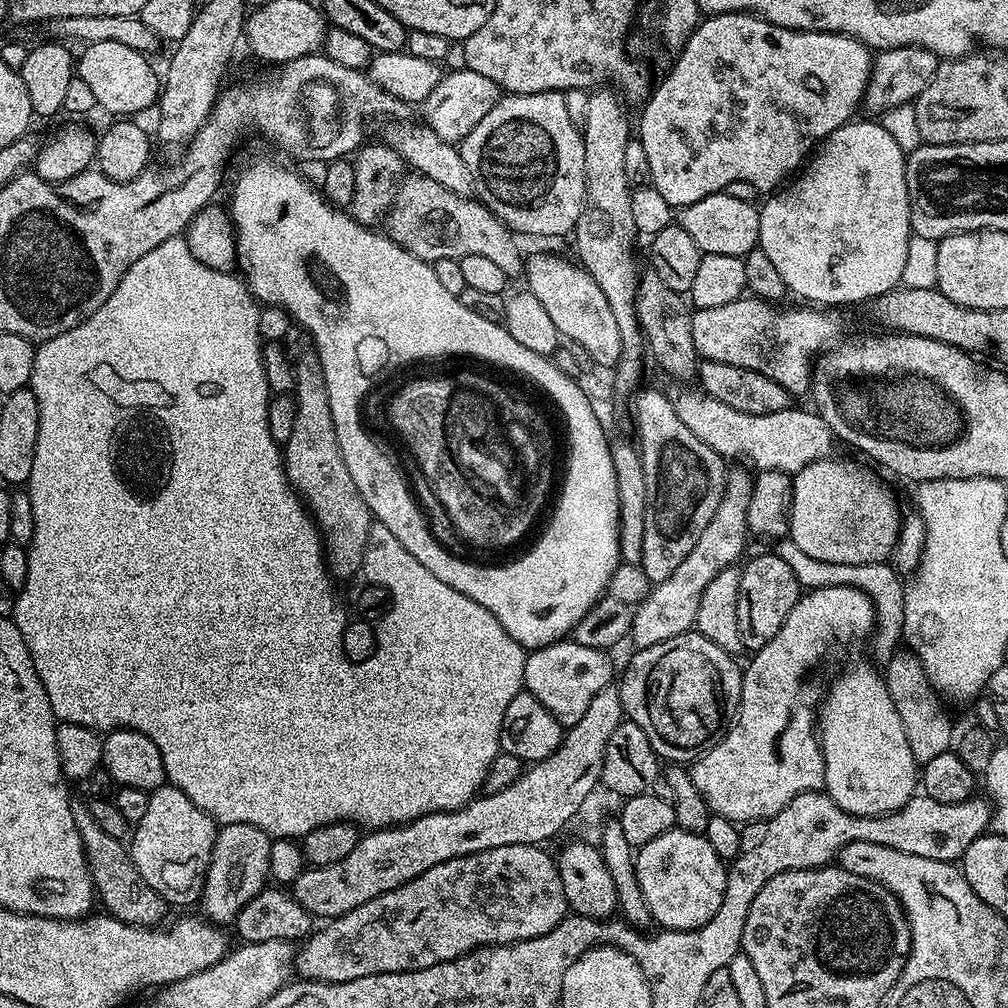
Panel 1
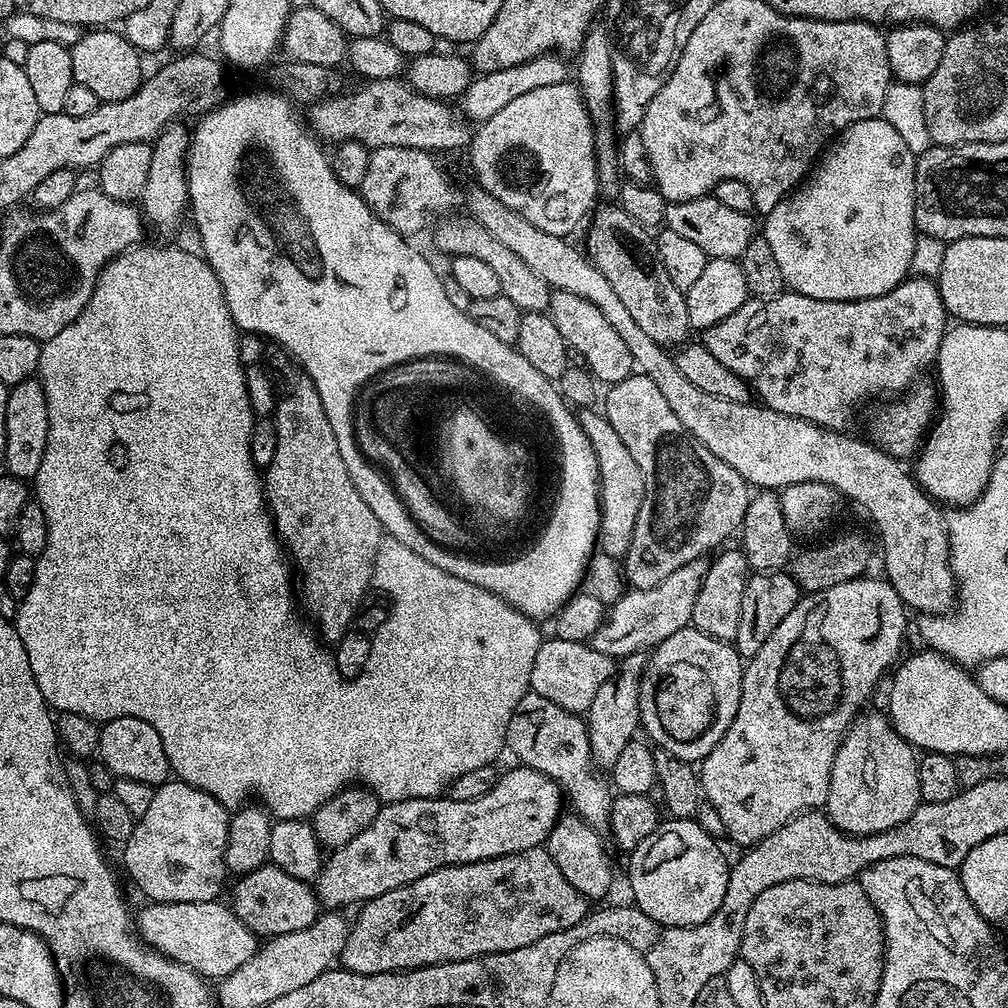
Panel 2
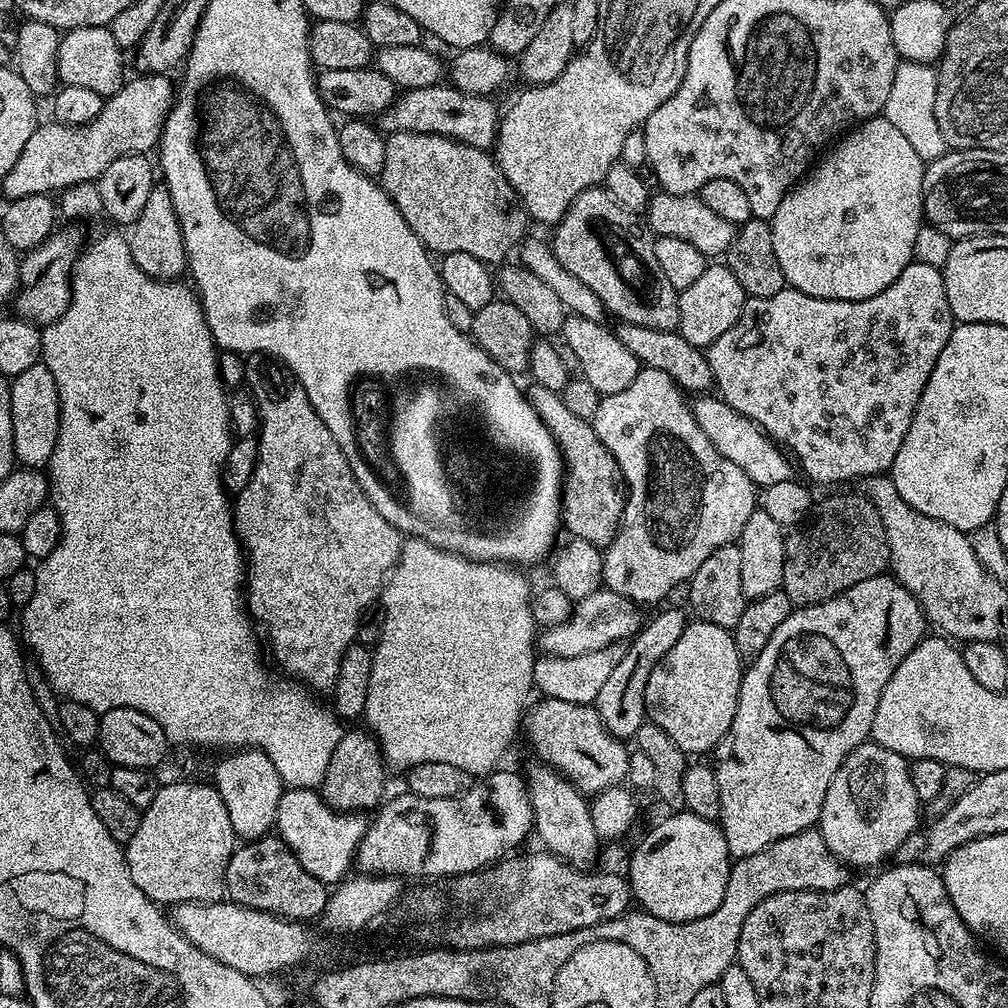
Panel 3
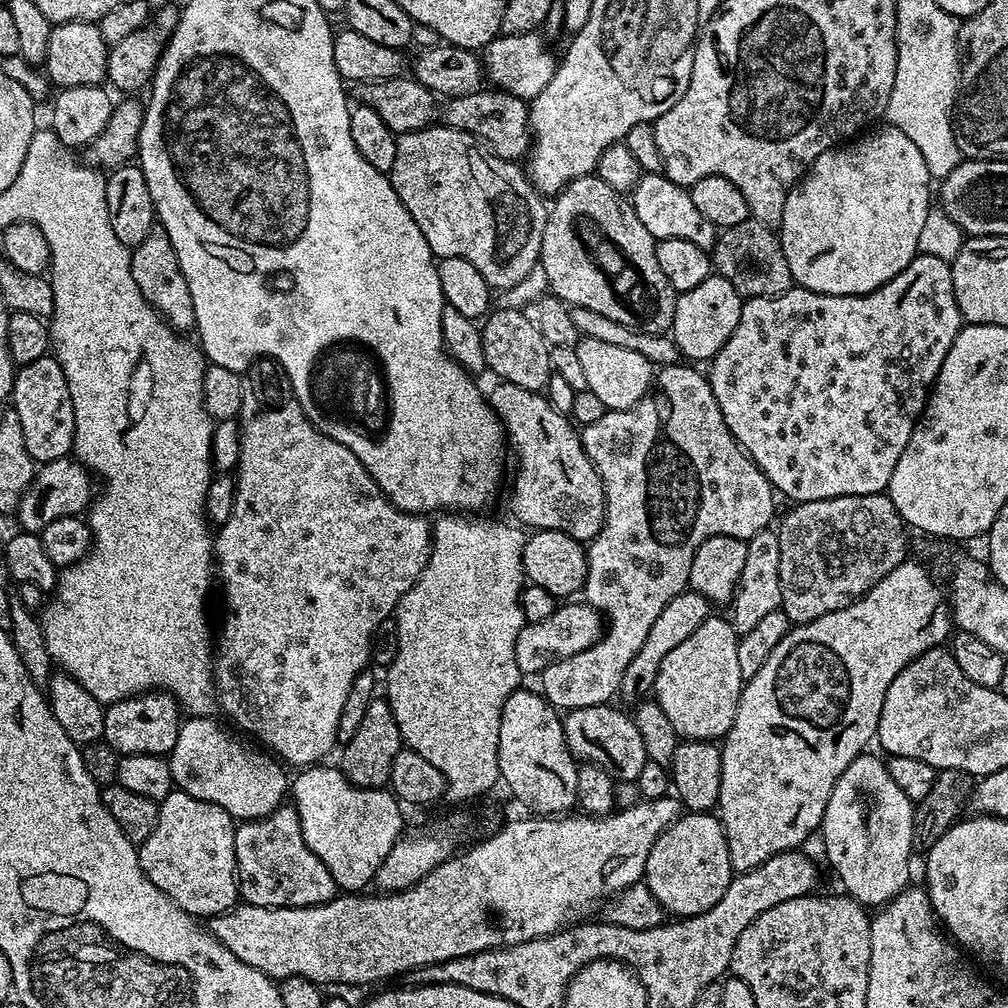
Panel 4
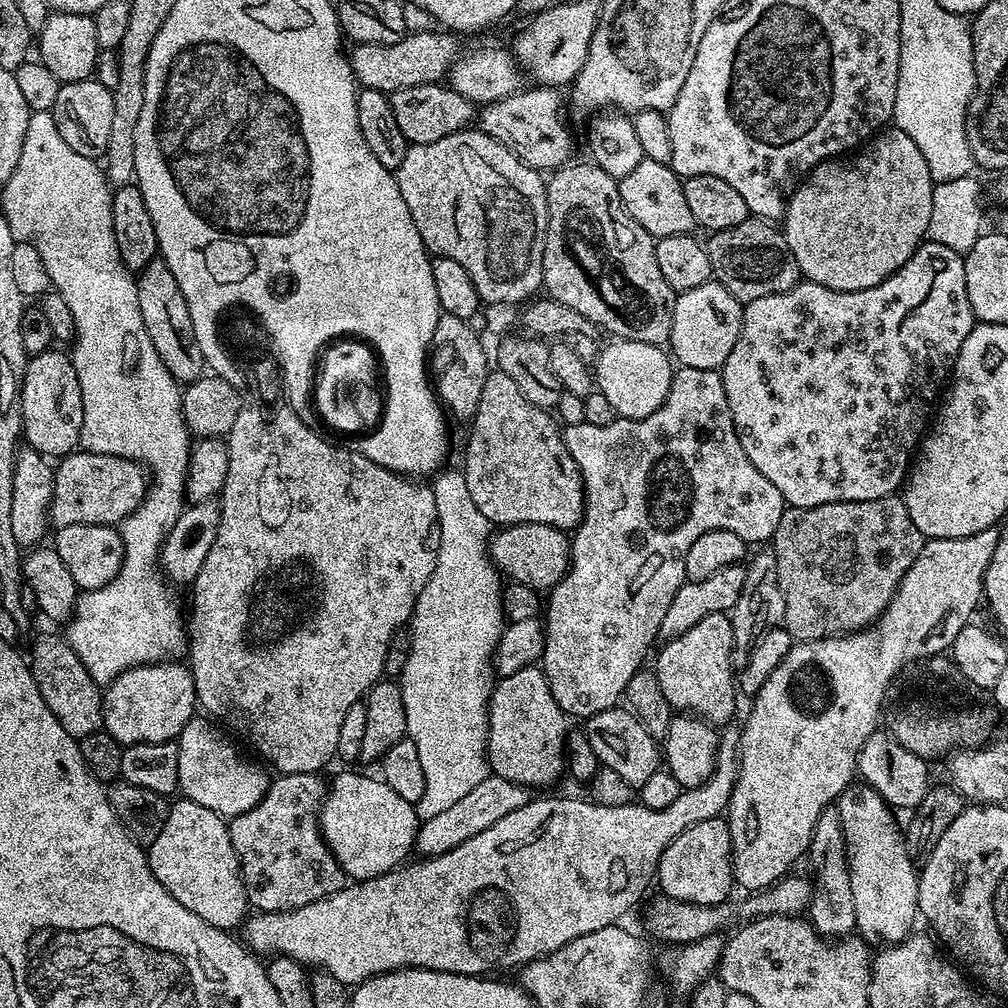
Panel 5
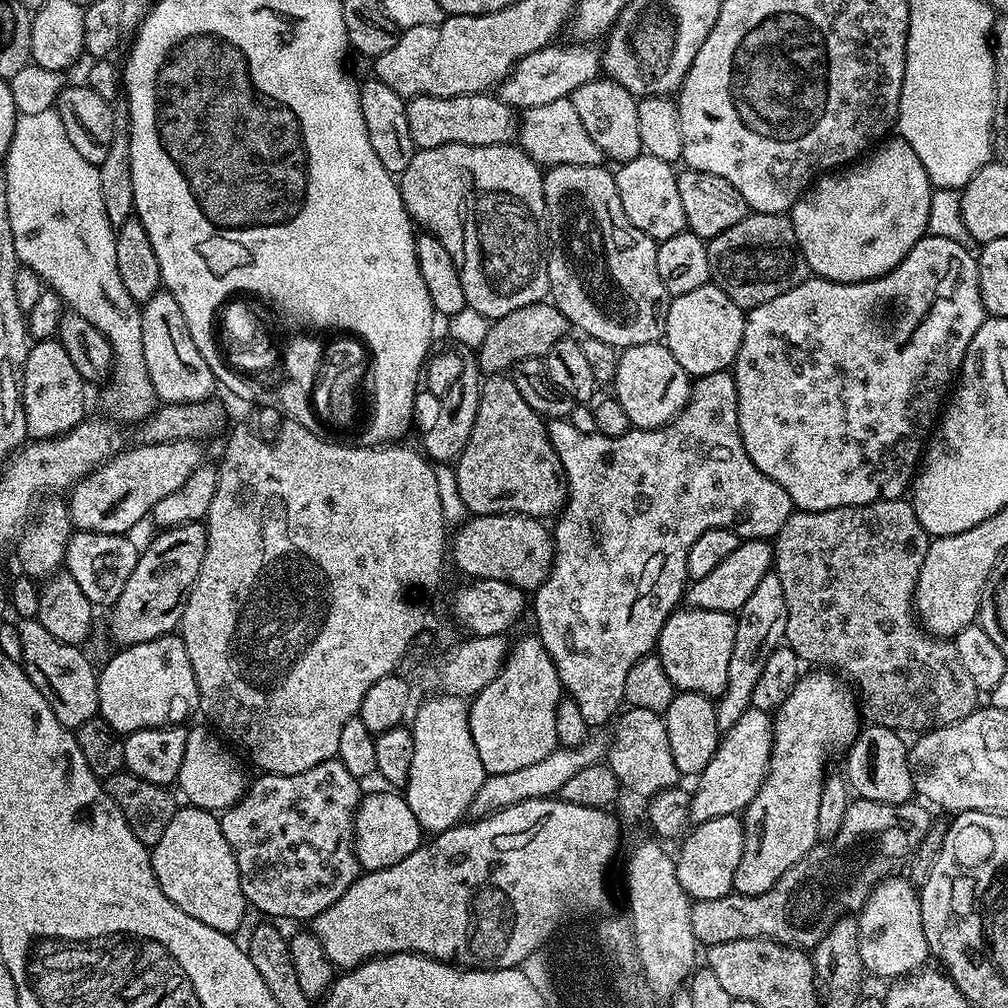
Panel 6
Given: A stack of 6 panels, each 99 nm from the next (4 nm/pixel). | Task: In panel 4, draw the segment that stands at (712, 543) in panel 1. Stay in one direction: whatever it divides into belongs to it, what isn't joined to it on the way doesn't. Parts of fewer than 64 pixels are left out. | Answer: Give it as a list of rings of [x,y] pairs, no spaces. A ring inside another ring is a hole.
[[[576,602],[561,603],[554,608],[548,618],[540,622],[525,623],[524,629],[518,634],[518,642],[514,642],[514,662],[518,662],[518,670],[525,677],[535,677],[544,672],[546,666],[550,666],[555,660],[582,654],[582,650],[600,641],[606,628],[600,613],[587,602],[572,603]]]

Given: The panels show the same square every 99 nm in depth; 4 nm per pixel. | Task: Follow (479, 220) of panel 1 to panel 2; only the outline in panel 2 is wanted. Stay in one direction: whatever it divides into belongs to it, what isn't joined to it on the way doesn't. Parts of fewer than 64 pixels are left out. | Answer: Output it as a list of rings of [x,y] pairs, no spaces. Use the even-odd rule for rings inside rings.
[[[452,218],[441,219],[435,225],[435,228],[437,227],[436,244],[445,252],[445,257],[469,256],[486,262],[494,270],[495,276],[498,277],[500,295],[508,296],[510,302],[514,302],[514,306],[520,308],[521,313],[547,313],[552,292],[548,284],[542,282],[542,278],[538,278],[538,274],[534,274],[534,270],[530,270],[530,266],[526,266],[526,262],[522,262],[522,258],[518,258],[518,254],[514,254],[502,242],[498,242],[498,238],[494,238],[494,234],[490,234],[490,230],[486,230],[477,220],[471,218],[448,219]]]

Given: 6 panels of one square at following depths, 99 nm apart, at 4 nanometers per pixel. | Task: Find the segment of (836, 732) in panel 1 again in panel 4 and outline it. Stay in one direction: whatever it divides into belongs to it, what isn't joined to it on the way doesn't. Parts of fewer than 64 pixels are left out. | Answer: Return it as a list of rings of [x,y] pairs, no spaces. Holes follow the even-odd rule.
[[[861,754],[842,770],[842,778],[834,782],[834,790],[826,802],[824,817],[818,829],[824,835],[824,856],[830,867],[836,870],[836,876],[847,895],[853,896],[859,904],[865,906],[883,906],[905,888],[909,887],[908,863],[912,860],[912,844],[914,845],[914,802],[902,794],[894,778],[890,778],[890,770],[883,759]]]

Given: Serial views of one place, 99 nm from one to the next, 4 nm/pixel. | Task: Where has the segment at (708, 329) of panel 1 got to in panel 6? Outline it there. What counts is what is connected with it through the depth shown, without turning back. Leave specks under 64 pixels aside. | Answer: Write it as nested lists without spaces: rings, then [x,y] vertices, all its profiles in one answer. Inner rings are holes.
[[[928,234],[917,242],[906,258],[902,258],[898,267],[884,276],[857,284],[809,278],[794,286],[794,290],[786,290],[786,294],[778,294],[778,298],[762,302],[762,306],[747,309],[742,346],[736,355],[736,363],[730,369],[738,390],[738,426],[742,434],[742,446],[746,446],[750,462],[754,462],[754,466],[758,466],[766,478],[778,482],[778,486],[790,494],[793,505],[799,511],[821,512],[842,506],[869,504],[875,500],[898,500],[909,491],[914,473],[921,463],[926,441],[949,395],[950,385],[957,379],[974,334],[978,334],[986,319],[978,282],[978,260],[968,247],[967,243]]]

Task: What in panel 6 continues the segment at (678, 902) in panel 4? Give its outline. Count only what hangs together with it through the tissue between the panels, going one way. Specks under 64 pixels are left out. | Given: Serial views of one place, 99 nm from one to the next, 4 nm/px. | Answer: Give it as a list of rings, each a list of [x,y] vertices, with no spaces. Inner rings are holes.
[[[739,815],[710,818],[710,822],[695,825],[683,837],[680,846],[680,853],[674,856],[676,873],[688,897],[693,901],[709,900],[733,891],[734,870],[738,870],[738,862],[742,862],[744,849],[744,821]]]

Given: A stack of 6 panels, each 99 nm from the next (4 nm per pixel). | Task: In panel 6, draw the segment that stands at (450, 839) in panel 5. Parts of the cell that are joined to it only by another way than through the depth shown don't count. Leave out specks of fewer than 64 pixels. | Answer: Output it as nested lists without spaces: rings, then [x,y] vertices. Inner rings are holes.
[[[590,738],[577,748],[557,746],[550,754],[546,754],[546,758],[542,758],[542,762],[534,762],[534,766],[522,766],[522,770],[510,770],[510,774],[485,775],[478,794],[474,794],[474,802],[470,802],[467,815],[472,818],[490,816],[494,812],[501,812],[504,808],[527,800],[547,800],[555,797],[562,792],[563,786],[570,778],[591,764],[601,763],[605,756],[605,741]]]

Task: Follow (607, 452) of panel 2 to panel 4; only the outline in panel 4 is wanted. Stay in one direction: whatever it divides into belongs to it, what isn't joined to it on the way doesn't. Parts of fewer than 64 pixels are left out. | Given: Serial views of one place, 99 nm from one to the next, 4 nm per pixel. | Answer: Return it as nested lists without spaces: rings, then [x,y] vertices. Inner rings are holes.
[[[496,382],[492,393],[486,399],[496,412],[496,418],[506,429],[506,440],[516,451],[516,481],[512,484],[512,512],[521,520],[519,523],[528,530],[549,528],[573,536],[578,541],[590,542],[604,525],[604,487],[598,470],[590,462],[580,441],[577,425],[567,415],[560,413],[551,405],[547,395],[522,390],[513,384]]]

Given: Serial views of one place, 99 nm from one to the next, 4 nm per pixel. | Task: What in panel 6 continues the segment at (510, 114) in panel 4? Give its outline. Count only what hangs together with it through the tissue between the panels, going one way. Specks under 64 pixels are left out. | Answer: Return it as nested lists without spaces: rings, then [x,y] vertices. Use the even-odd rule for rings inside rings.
[[[571,99],[527,109],[518,124],[518,144],[531,160],[548,168],[559,164],[597,166],[602,160],[602,153],[586,132],[586,126],[582,126],[582,118],[578,118],[578,110],[574,110]]]

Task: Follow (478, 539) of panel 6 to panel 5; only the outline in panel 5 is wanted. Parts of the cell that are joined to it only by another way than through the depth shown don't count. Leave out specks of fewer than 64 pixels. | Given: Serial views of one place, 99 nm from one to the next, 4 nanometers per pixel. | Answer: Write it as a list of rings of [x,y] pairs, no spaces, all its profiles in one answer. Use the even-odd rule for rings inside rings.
[[[509,524],[501,527],[491,537],[487,549],[493,564],[509,581],[537,590],[550,590],[562,582],[572,562],[569,537],[561,529],[545,524]]]

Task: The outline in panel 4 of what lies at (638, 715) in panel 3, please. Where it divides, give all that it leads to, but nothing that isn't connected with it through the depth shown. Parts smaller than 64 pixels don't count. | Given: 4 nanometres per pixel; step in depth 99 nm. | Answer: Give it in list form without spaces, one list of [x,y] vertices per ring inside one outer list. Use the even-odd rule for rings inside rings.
[[[685,590],[670,598],[670,602],[666,602],[666,606],[662,609],[662,614],[658,614],[654,626],[650,626],[646,642],[642,642],[638,654],[634,654],[634,659],[630,661],[630,666],[626,666],[626,674],[622,674],[620,683],[619,699],[632,700],[631,702],[645,699],[655,689],[658,666],[662,666],[662,658],[666,658],[666,654],[674,650],[674,646],[686,642],[686,638],[690,638],[690,634],[694,634],[694,630],[698,630],[698,626],[702,626],[702,622],[706,622],[709,615],[708,600],[697,592]]]

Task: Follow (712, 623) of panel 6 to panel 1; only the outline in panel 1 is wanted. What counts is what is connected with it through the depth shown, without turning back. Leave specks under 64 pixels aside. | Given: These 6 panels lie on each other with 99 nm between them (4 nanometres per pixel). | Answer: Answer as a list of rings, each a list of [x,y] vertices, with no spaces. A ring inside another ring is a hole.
[[[698,631],[683,632],[678,638],[666,638],[654,646],[633,651],[624,677],[618,680],[624,715],[636,723],[650,738],[650,746],[664,762],[691,762],[703,756],[727,733],[740,709],[741,665],[736,665],[733,653],[722,650],[710,638]]]

